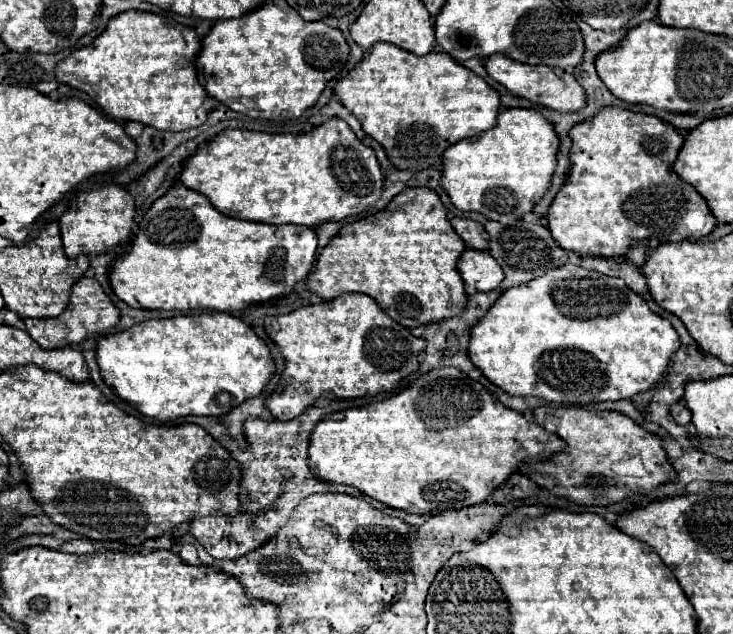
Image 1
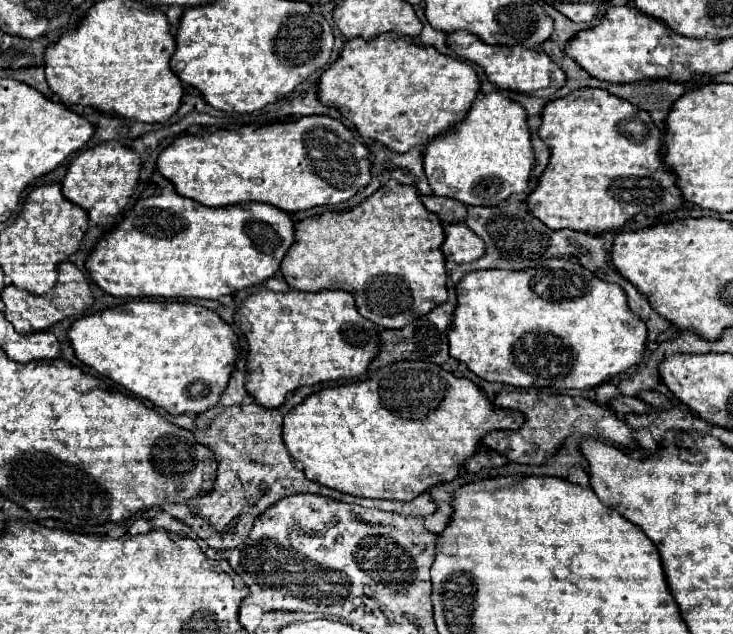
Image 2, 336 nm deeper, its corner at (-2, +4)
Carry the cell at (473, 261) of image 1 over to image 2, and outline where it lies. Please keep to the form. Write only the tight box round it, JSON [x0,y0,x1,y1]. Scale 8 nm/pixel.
[443,224,485,264]

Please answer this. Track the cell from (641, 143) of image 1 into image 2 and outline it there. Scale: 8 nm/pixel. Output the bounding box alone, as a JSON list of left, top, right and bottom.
[529,88,683,236]

